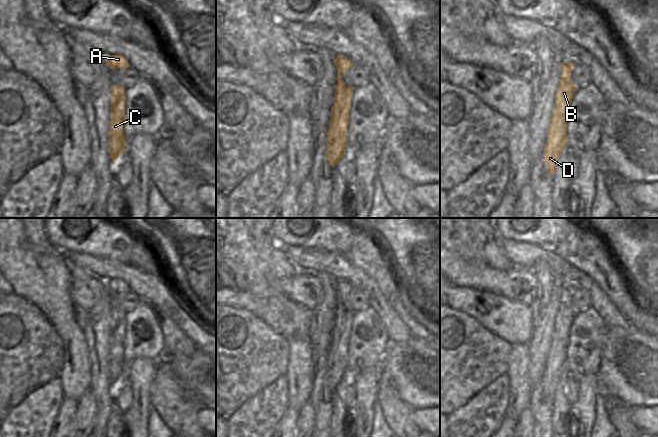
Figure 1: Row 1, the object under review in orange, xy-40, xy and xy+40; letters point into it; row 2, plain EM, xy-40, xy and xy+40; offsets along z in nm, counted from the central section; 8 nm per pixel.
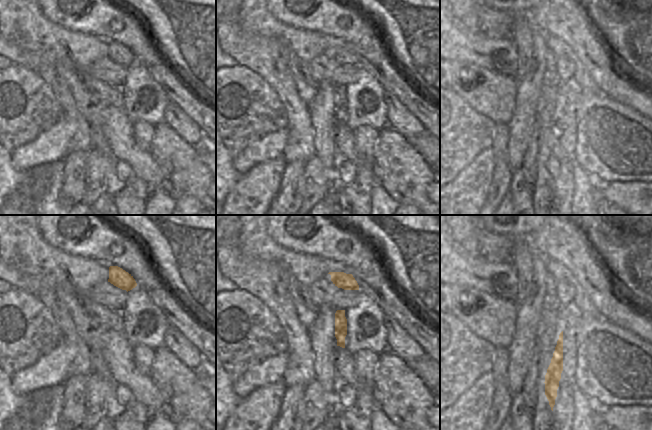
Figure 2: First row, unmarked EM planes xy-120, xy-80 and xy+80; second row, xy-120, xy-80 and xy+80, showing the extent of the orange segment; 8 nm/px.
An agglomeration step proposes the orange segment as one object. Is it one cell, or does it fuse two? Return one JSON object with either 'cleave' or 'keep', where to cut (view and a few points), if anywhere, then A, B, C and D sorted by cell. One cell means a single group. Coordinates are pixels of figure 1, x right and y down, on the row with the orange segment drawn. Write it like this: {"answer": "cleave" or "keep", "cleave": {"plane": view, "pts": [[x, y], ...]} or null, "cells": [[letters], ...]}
{"answer": "keep", "cleave": null, "cells": [["A", "B", "C", "D"]]}

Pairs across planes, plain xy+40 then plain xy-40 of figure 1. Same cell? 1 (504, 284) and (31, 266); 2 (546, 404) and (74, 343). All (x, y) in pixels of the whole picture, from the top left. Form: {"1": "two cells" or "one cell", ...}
{"1": "two cells", "2": "two cells"}

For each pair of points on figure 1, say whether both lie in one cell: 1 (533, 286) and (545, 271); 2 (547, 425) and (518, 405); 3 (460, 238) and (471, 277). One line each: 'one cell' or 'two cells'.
1: two cells
2: two cells
3: two cells

